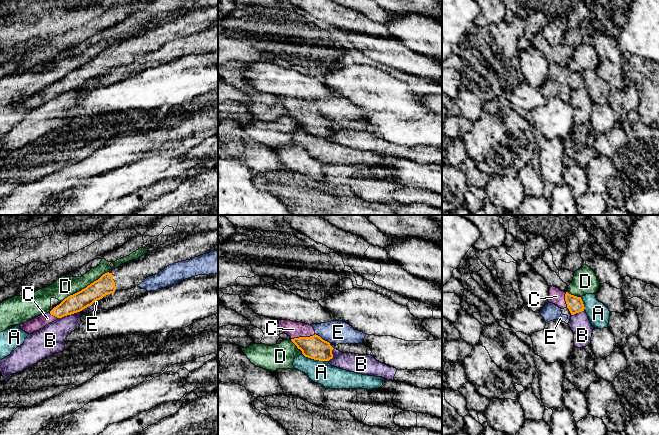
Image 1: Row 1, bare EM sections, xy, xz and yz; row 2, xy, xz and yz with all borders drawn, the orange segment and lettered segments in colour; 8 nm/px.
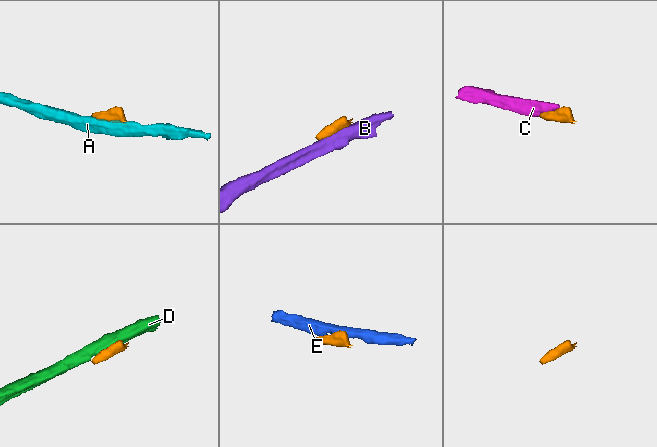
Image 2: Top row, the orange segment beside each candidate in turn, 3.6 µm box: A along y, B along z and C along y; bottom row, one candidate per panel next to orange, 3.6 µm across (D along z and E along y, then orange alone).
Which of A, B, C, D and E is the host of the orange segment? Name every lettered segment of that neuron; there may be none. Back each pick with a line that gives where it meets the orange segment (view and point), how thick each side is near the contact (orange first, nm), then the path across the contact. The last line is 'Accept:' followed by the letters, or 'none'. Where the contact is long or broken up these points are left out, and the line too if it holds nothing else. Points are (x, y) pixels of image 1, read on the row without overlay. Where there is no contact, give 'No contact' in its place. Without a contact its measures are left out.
C: Touches orange at xz (303, 113). Thickness 190 nm (orange) against 130 nm. Path across: xz (314, 123), (303, 113), (293, 105)
Accept: C

